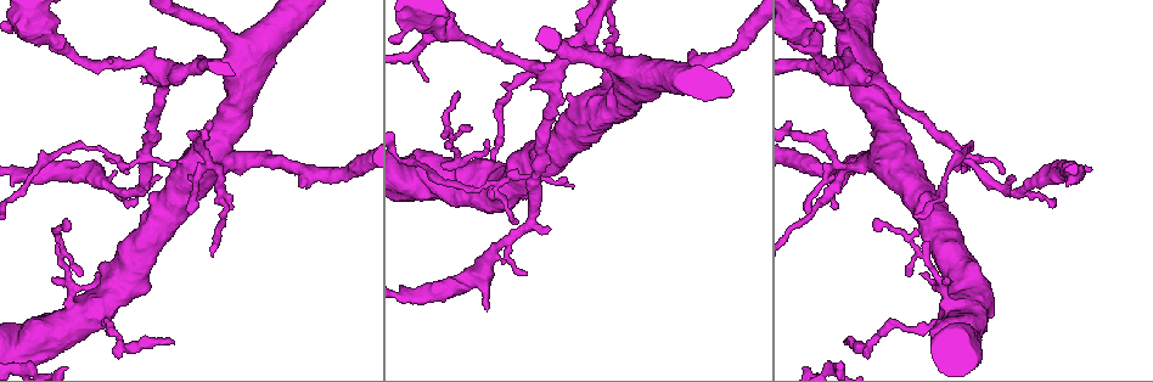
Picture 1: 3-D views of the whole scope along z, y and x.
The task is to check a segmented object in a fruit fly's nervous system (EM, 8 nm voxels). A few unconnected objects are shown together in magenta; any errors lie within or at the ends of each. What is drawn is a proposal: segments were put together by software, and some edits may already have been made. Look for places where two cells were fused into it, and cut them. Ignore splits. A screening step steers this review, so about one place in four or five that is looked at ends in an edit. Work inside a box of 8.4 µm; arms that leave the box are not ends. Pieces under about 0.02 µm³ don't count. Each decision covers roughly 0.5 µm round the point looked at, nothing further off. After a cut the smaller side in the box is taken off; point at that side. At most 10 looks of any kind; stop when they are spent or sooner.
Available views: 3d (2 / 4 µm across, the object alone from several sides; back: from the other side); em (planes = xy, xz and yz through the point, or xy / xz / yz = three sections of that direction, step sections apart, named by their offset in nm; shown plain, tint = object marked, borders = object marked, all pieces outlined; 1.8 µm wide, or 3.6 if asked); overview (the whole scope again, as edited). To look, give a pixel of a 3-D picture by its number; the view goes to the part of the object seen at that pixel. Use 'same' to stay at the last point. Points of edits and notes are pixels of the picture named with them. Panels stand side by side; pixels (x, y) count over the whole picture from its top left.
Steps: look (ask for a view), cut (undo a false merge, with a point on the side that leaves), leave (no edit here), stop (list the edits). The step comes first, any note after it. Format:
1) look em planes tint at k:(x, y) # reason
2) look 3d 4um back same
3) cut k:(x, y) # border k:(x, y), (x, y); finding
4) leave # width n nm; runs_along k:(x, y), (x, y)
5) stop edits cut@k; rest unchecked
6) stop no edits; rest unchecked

look 3d 2um back at 1:(60, 44) # calibre changes

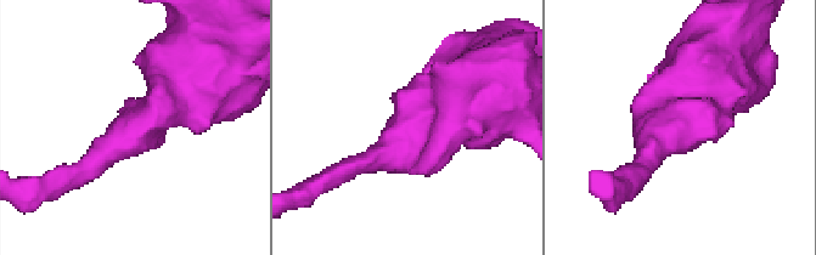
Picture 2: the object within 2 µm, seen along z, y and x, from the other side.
look em 3.6um xy step 4 tint at 2:(133, 127) # arm_widths 170, 650 nm

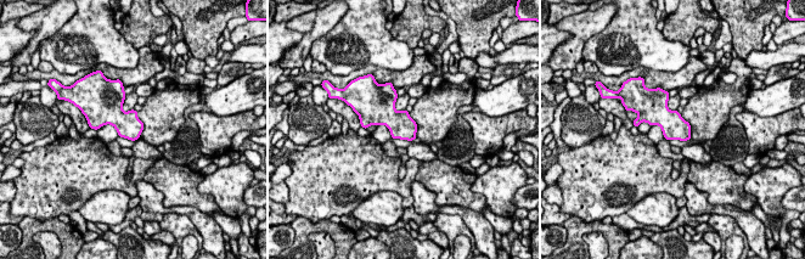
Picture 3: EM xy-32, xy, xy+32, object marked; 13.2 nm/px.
look em 3.6um planes tint same

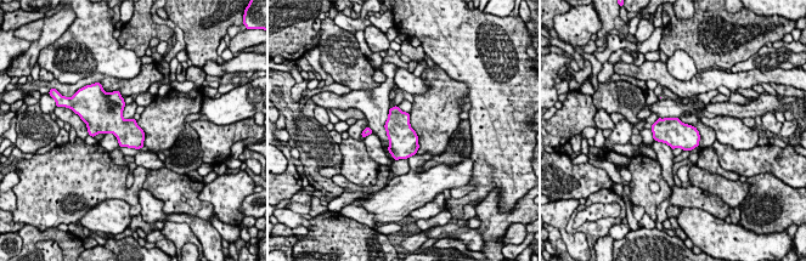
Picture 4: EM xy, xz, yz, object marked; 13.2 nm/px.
leave # all the same cell

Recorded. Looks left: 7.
look em 3.6um planes tint at 1:(225, 160) # calibre changes

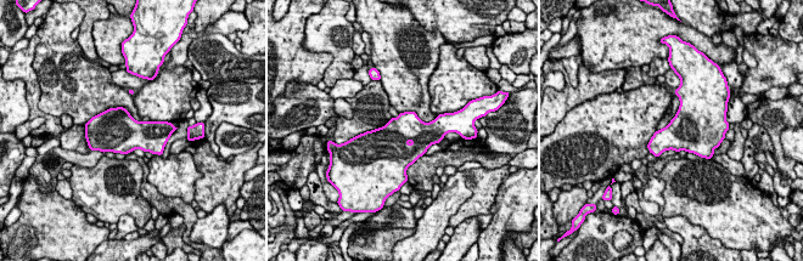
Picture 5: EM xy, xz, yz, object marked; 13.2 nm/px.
leave # one cell here

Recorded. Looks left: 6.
look 3d 4um at 1:(140, 157)

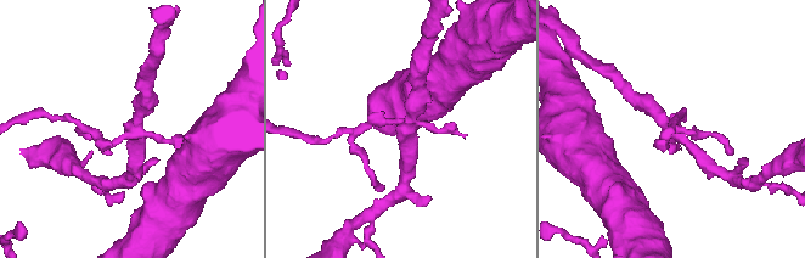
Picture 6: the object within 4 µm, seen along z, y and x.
look em xy step 16 tint at 6:(403, 129)

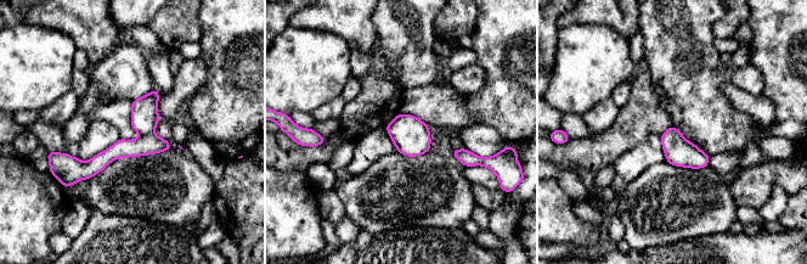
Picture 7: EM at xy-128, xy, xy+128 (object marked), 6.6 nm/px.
look em planes tint same

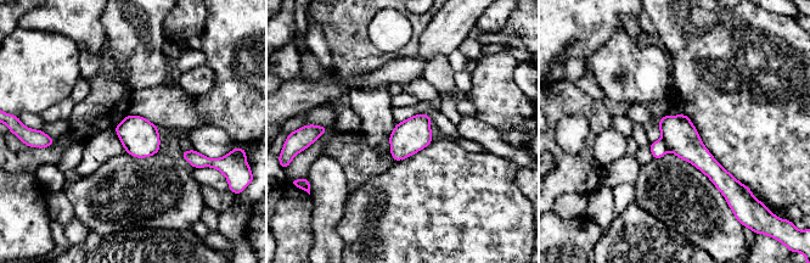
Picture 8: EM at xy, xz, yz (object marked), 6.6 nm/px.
cut 8:(658, 149) # a second cell is stuck on

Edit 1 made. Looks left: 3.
look overview

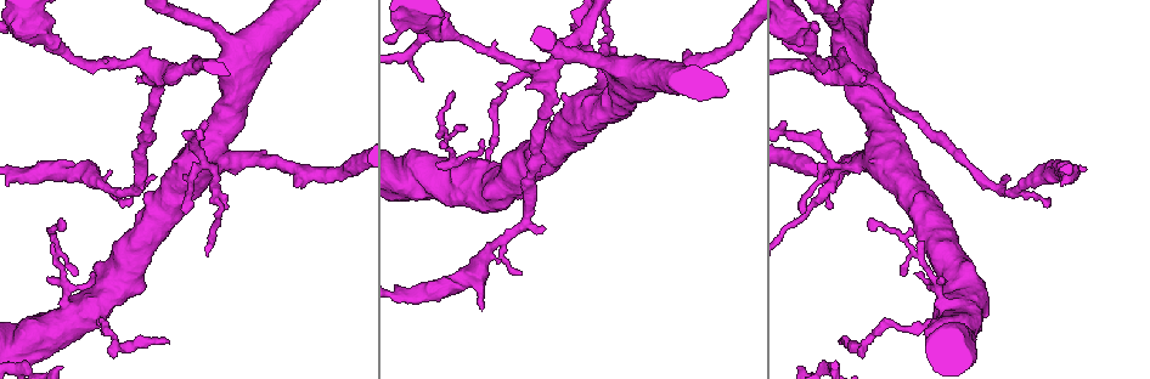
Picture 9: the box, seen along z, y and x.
look em planes borders at 9:(542, 74) # branch point

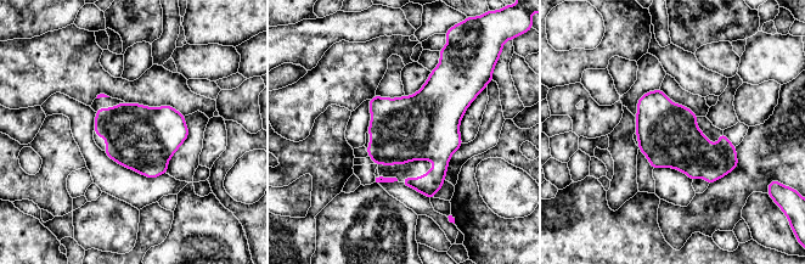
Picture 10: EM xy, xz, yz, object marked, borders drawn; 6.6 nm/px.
leave # all the same cell

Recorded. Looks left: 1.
stop edits cut@8; rest unchecked

